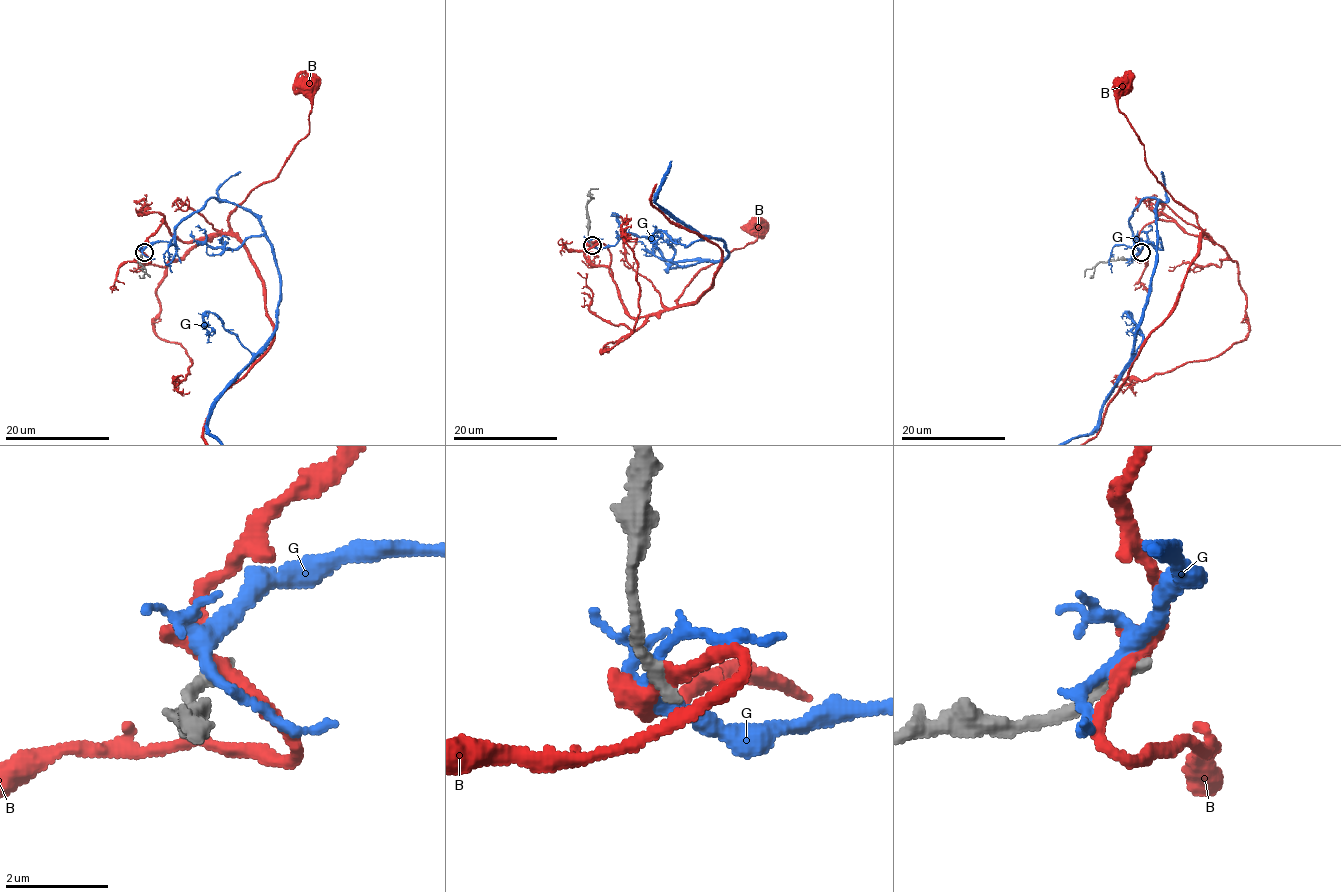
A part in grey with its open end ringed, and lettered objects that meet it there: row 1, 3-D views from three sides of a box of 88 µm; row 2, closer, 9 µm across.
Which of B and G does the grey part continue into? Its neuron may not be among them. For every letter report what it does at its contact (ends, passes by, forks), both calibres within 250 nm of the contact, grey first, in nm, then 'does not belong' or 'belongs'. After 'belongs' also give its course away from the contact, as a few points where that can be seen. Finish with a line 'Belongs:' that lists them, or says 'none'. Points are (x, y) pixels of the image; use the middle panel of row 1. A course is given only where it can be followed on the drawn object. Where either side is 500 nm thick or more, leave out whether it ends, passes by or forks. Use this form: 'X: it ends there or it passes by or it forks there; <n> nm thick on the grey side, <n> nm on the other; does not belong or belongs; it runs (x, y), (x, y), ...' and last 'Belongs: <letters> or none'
B: it forks there; 280 nm thick on the grey side, 240 nm on the other; does not belong
G: it forks there; 300 nm thick on the grey side, 240 nm on the other; does not belong
Belongs: none

